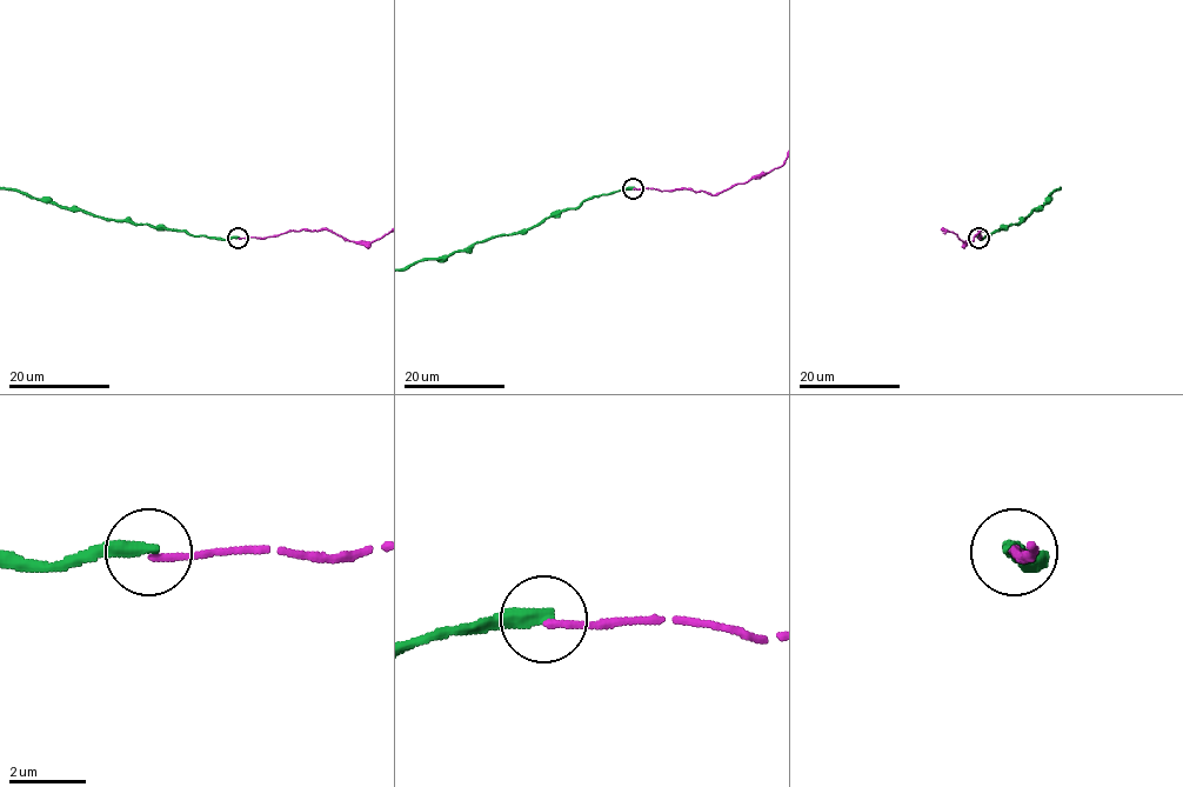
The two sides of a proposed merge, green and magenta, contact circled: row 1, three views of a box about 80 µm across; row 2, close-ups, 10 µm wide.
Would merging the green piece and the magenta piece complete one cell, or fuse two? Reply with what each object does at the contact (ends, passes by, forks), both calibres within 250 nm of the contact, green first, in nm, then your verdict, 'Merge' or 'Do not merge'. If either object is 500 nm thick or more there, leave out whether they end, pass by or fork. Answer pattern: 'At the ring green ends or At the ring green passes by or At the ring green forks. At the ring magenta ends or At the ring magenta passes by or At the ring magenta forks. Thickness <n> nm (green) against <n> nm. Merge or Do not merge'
At the ring green ends. At the ring magenta ends. Thickness 400 nm (green) against 160 nm. Do not merge

